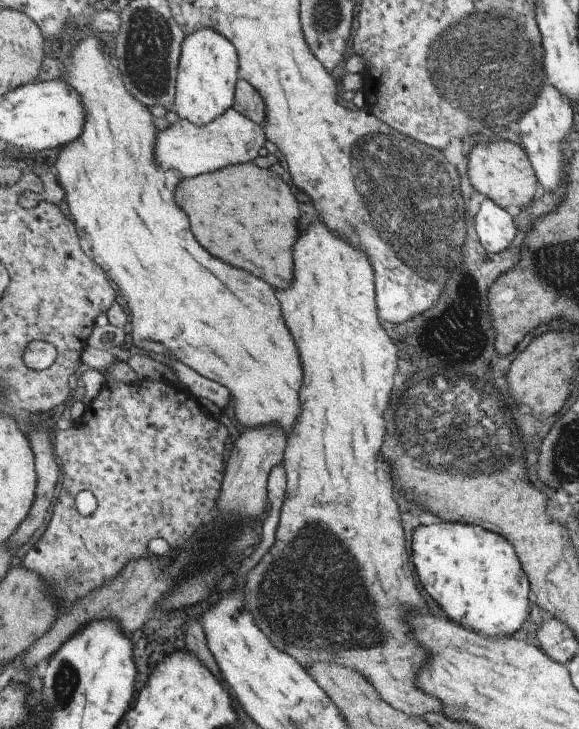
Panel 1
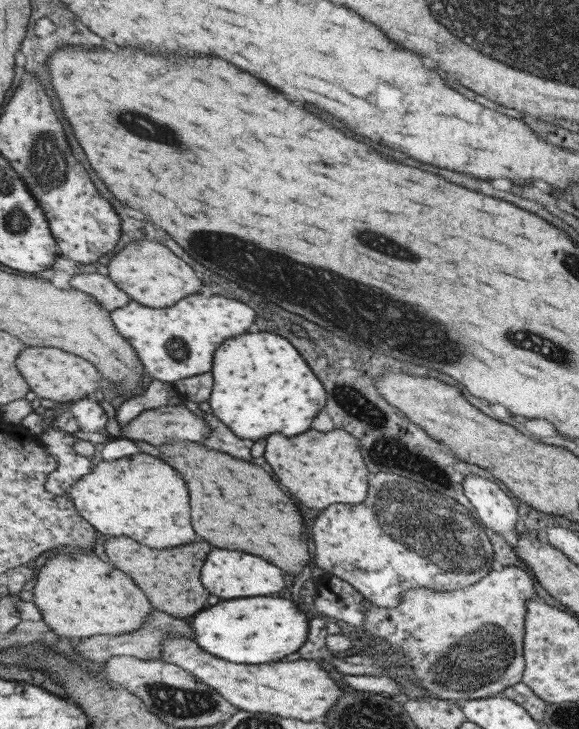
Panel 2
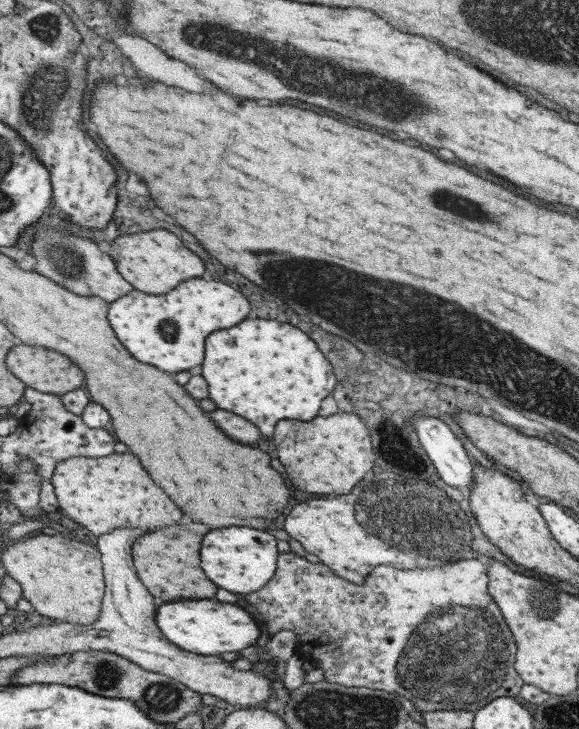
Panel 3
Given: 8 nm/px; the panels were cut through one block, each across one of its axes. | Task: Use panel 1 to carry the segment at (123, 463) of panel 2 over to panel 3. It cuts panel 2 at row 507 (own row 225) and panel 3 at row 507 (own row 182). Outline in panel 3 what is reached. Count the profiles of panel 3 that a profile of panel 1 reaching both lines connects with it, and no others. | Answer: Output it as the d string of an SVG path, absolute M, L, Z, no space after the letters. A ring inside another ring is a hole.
M111 454L102 458L74 457L61 462L53 477L60 510L87 526L84 534L91 540L115 528L163 528L173 526L183 518L181 508L169 498L166 490L157 486L141 460L131 454Z

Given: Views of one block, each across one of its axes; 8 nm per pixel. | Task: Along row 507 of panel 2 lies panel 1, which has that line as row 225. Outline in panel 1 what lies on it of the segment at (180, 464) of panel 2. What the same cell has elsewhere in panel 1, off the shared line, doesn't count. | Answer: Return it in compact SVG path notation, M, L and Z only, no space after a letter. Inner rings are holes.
M257 164L229 165L213 174L201 174L197 178L189 178L179 182L179 206L191 214L191 226L195 236L215 258L223 258L227 264L245 268L255 276L267 280L275 288L287 288L293 282L293 244L297 242L299 230L297 222L301 216L301 208L293 188L277 174Z

